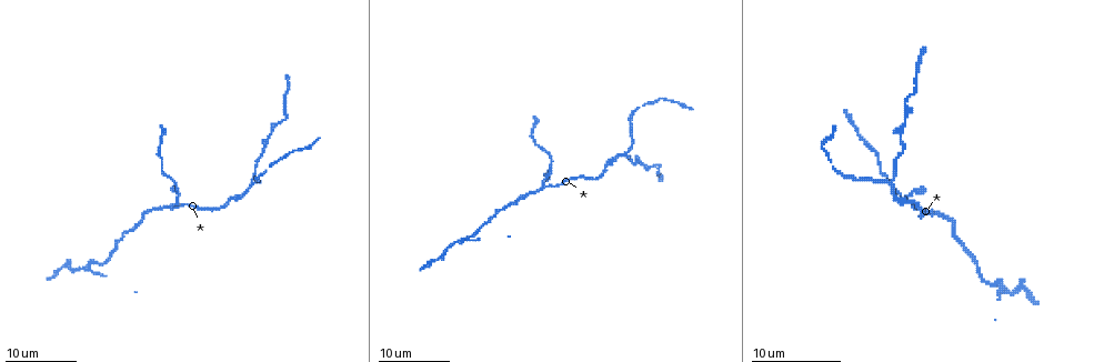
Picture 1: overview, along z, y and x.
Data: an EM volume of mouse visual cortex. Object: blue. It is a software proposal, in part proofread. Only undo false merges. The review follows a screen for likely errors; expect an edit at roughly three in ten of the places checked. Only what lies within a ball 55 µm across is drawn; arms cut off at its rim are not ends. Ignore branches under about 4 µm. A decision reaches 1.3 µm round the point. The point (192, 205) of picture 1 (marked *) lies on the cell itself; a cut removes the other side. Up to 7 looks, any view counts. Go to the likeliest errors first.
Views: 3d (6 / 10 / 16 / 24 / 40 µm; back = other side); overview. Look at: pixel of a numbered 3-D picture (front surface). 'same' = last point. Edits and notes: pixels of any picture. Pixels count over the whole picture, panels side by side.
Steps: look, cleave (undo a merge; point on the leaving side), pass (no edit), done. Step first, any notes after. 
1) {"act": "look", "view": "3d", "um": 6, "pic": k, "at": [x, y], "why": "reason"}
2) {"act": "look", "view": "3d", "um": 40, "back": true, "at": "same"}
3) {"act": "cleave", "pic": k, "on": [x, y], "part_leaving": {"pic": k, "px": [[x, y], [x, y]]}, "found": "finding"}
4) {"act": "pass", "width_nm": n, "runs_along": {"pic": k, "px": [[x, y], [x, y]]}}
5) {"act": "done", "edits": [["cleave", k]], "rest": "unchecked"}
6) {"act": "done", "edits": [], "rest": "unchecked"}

{"act": "look", "view": "3d", "um": 24, "pic": 1, "at": [624, 151], "why": "arms part here"}

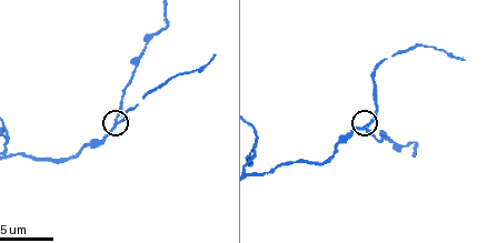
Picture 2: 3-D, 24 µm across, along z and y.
{"act": "look", "view": "3d", "um": 10, "pic": 2, "at": [120, 123]}

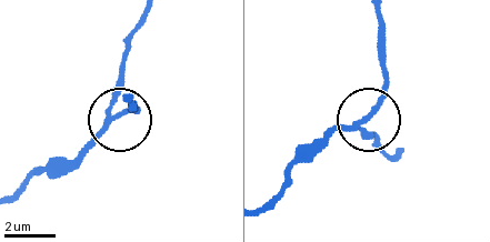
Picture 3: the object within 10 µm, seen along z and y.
{"act": "pass", "side_arm_um": 18, "runs_along": {"pic": 3, "px": [[262, 207], [332, 137], [363, 124], [382, 86], [382, 62]]}, "found": "all the same cell"}

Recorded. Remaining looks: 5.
{"act": "look", "view": "3d", "um": 24, "pic": 1, "at": [545, 186], "why": "two arms in line, one across"}

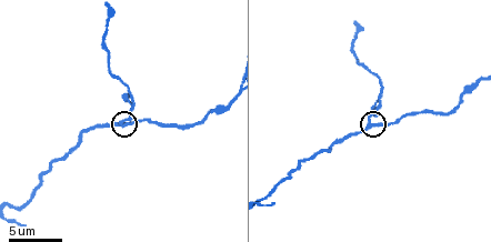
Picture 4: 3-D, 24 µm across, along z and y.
{"act": "look", "view": "3d", "um": 10, "pic": 4, "at": [371, 124]}

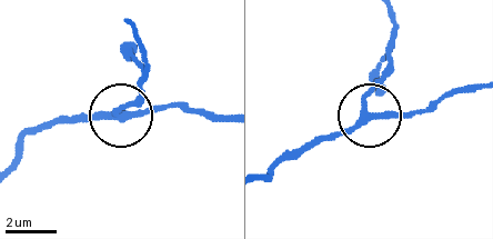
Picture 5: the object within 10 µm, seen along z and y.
{"act": "pass", "runs_along": {"pic": 5, "px": [[442, 97], [400, 116], [370, 113], [370, 90], [391, 67]]}, "found": "one cell here"}

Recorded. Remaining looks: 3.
{"act": "look", "view": "3d", "um": 16, "pic": 2, "at": [161, 33], "why": "sudden change in width"}

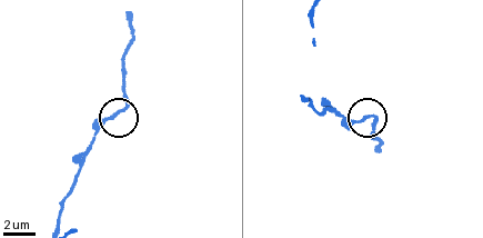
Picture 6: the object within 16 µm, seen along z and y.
{"act": "look", "view": "3d", "um": 6, "pic": 6, "at": [366, 117], "why": "zoom in"}

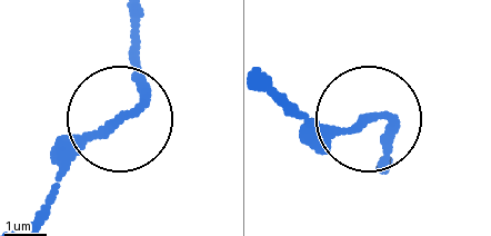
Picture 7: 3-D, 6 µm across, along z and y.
{"act": "pass", "runs_along": {"pic": 7, "px": [[30, 219], [66, 166], [137, 102], [140, 42]]}, "found": "continuous, no second cell"}

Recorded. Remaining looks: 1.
{"act": "done", "edits": [], "rest": "unchecked"}

